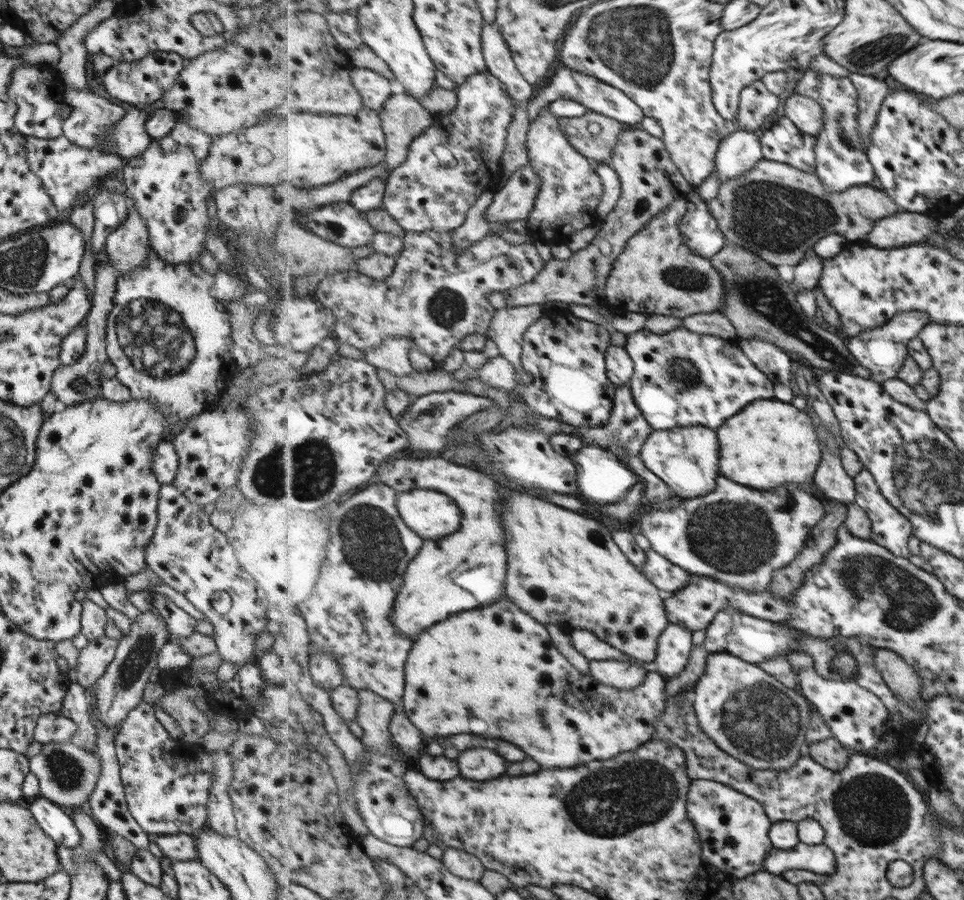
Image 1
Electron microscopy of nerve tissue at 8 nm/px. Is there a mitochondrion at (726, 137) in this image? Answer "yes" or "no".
no

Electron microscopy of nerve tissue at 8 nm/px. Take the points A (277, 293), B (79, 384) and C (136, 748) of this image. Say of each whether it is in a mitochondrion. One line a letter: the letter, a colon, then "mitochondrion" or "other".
A: other
B: mitochondrion
C: other

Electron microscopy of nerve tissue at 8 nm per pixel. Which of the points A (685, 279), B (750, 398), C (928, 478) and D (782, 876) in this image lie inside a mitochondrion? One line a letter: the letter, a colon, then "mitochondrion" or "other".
A: mitochondrion
B: other
C: mitochondrion
D: other

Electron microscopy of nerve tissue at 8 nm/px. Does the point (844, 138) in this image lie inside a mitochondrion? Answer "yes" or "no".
yes

